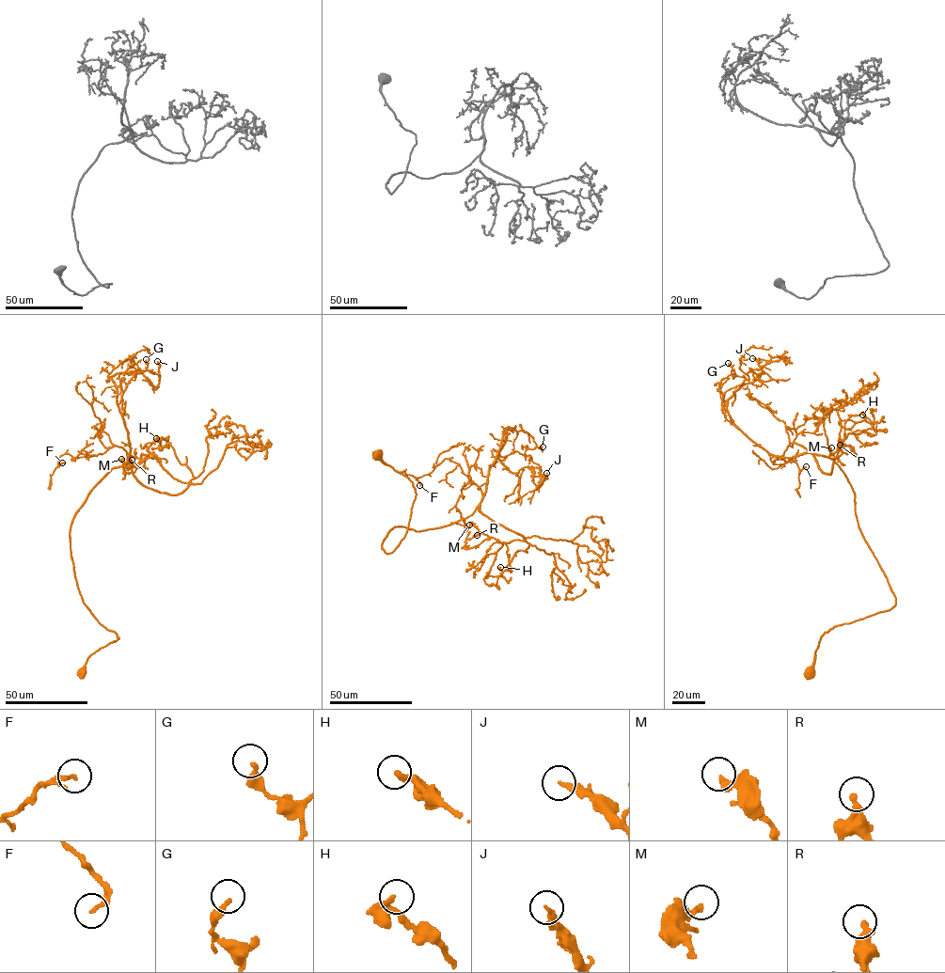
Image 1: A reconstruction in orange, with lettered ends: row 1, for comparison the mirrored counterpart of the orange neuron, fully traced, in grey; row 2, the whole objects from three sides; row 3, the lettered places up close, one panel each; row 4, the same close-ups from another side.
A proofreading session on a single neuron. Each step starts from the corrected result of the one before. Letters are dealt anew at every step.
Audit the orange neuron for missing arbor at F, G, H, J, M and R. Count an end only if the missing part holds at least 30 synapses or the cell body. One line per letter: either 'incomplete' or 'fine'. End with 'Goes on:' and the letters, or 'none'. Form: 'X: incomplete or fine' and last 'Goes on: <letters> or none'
F: fine
G: fine
H: fine
J: fine
M: fine
R: fine
Goes on: none

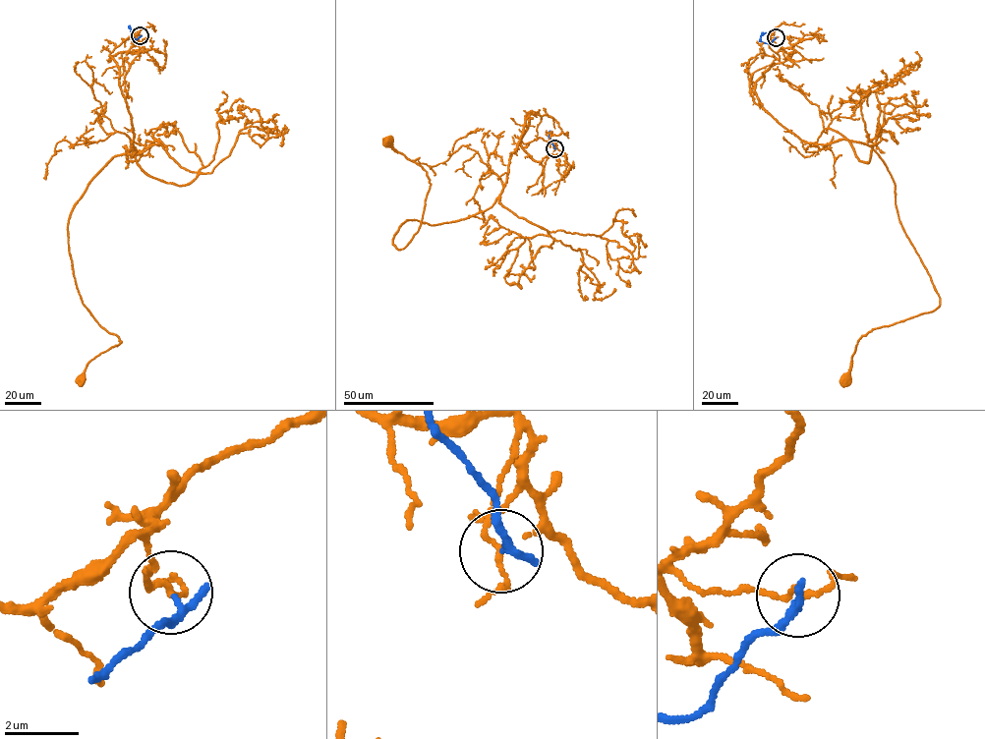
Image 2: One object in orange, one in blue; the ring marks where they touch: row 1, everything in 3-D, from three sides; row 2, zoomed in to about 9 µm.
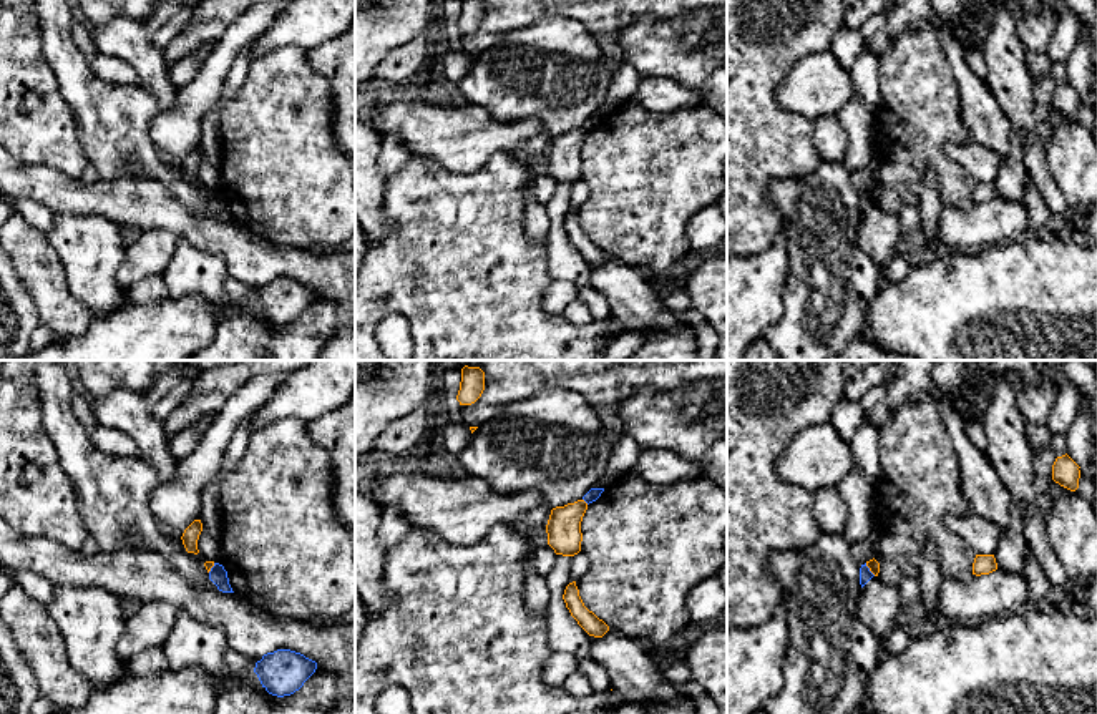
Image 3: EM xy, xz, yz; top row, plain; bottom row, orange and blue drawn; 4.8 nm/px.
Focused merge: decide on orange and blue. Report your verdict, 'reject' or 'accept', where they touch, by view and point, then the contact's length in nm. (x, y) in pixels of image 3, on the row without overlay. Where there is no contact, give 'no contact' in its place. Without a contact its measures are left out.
reject; meets orange in xz at (585, 130); contact 40 nm long

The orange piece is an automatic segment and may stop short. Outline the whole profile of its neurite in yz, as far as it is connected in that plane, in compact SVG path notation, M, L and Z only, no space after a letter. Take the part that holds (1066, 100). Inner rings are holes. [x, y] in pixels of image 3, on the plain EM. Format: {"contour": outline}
{"contour": "M1065 81L1052 93L1052 108L1060 115L1075 120L1079 116L1080 95Z"}

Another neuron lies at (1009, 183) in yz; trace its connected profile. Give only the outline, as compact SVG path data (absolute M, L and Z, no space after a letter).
M1011 123L1011 151L1007 163L1001 166L994 181L997 198L1001 199L1022 199L1027 169L1024 164L1026 138Z

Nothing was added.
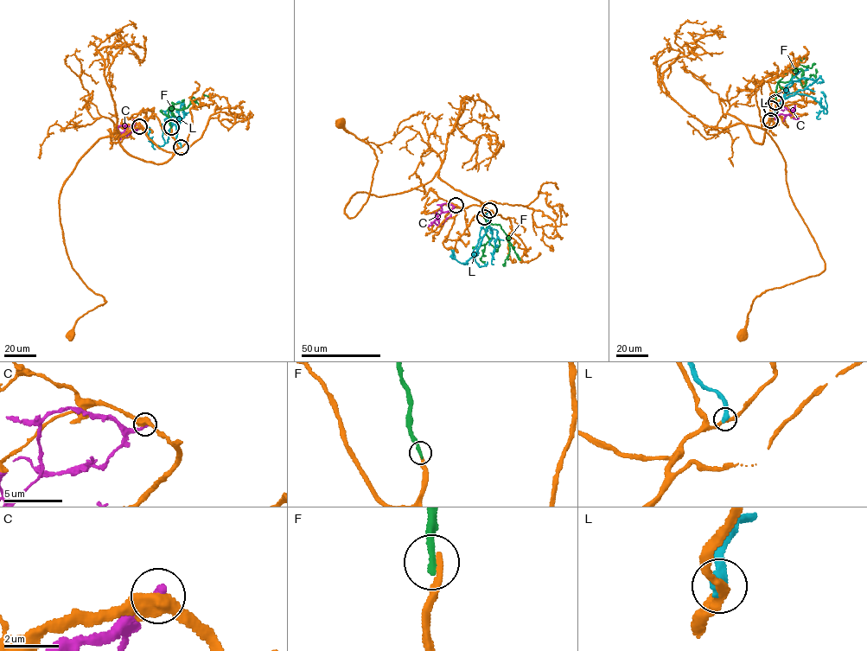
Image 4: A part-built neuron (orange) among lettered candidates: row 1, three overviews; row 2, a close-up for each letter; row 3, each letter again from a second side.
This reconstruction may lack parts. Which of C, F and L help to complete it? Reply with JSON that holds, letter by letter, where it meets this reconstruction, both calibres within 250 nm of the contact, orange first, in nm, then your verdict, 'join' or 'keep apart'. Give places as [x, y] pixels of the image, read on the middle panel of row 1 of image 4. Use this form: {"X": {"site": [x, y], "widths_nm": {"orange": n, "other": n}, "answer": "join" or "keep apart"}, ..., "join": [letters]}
{"C": {"site": [455, 205], "widths_nm": {"orange": 500, "other": 360}, "answer": "keep apart"}, "F": {"site": [484, 217], "widths_nm": {"orange": 240, "other": 280}, "answer": "keep apart"}, "L": {"site": [489, 210], "widths_nm": {"orange": 300, "other": 460}, "answer": "keep apart"}, "join": []}

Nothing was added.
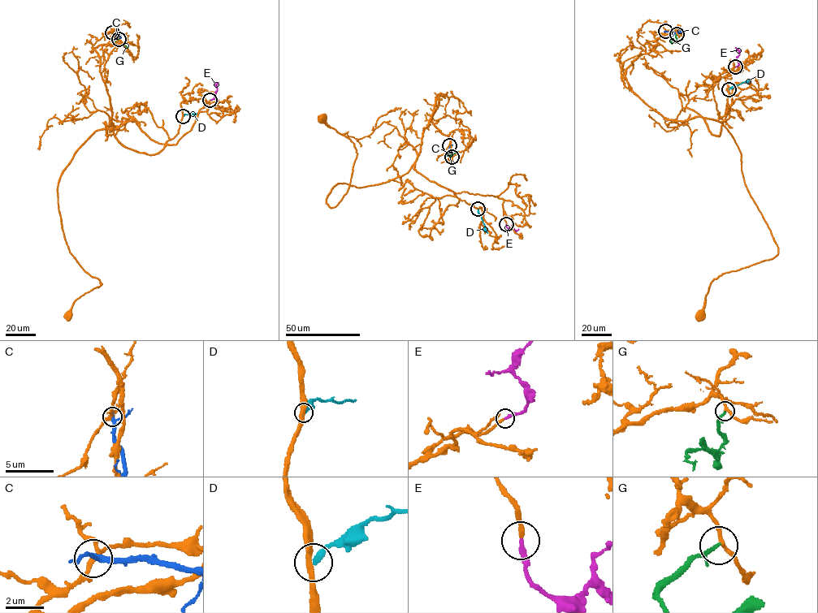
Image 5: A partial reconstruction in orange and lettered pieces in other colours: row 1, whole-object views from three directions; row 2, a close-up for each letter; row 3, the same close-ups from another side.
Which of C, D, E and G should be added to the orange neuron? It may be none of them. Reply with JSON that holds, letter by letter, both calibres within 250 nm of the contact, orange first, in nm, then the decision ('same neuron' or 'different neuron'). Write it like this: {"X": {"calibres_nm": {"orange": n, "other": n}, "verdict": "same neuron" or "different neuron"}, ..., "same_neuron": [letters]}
{"C": {"calibres_nm": {"orange": 200, "other": 240}, "verdict": "different neuron"}, "D": {"calibres_nm": {"orange": 340, "other": 320}, "verdict": "different neuron"}, "E": {"calibres_nm": {"orange": 220, "other": 240}, "verdict": "same neuron"}, "G": {"calibres_nm": {"orange": 190, "other": 130}, "verdict": "same neuron"}, "same_neuron": ["E", "G"]}

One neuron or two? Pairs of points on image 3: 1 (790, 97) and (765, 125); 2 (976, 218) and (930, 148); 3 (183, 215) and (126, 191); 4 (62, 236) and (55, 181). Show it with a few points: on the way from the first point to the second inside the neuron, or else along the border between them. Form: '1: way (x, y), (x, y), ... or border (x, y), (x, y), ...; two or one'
1: border (790, 68), (777, 87), (777, 100), (812, 122); two
2: border (973, 203), (943, 208); two
3: way (170, 215), (140, 203); one
4: border (98, 215), (53, 216); two

